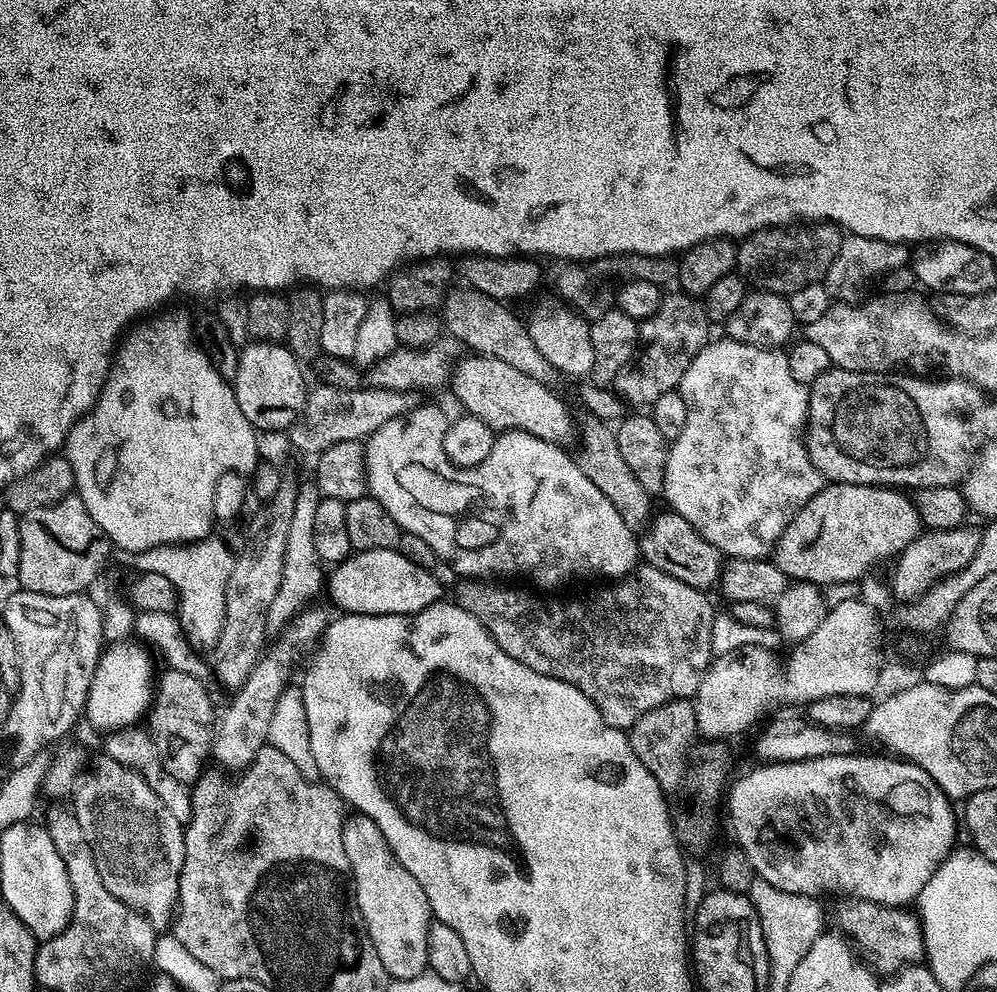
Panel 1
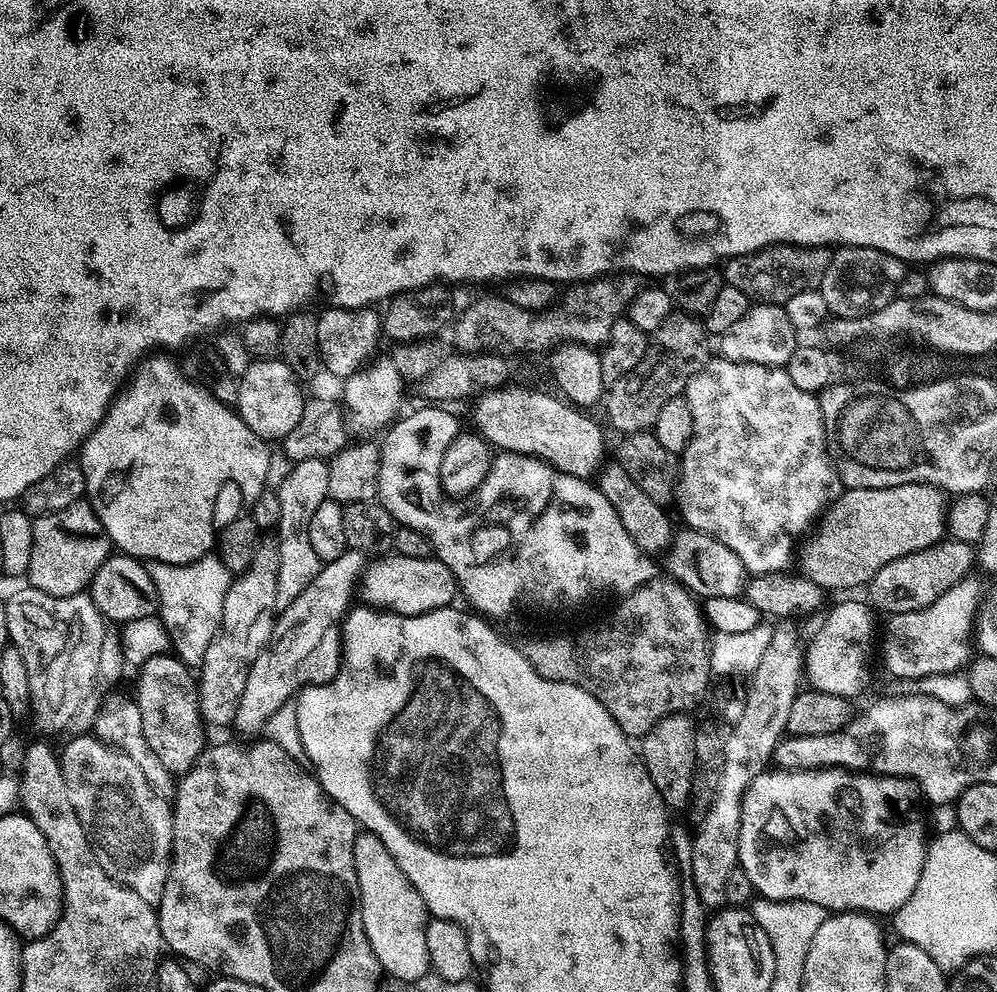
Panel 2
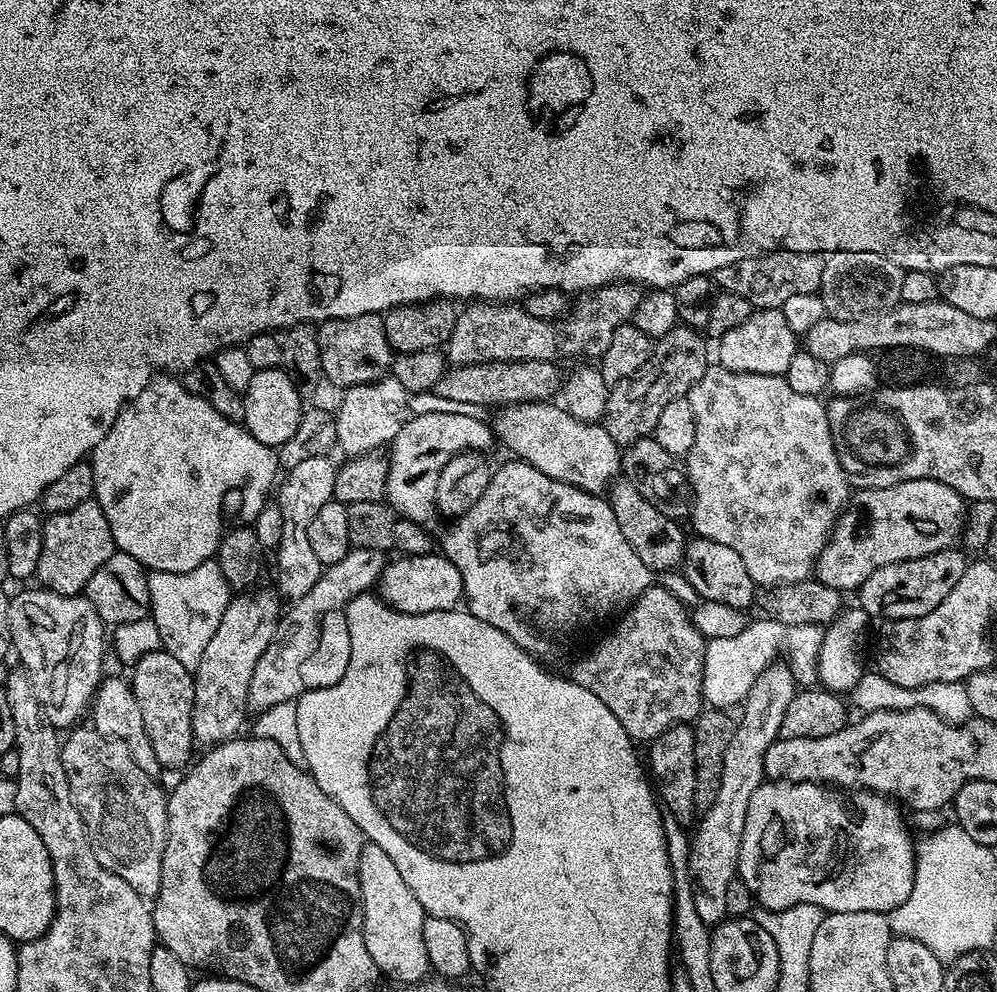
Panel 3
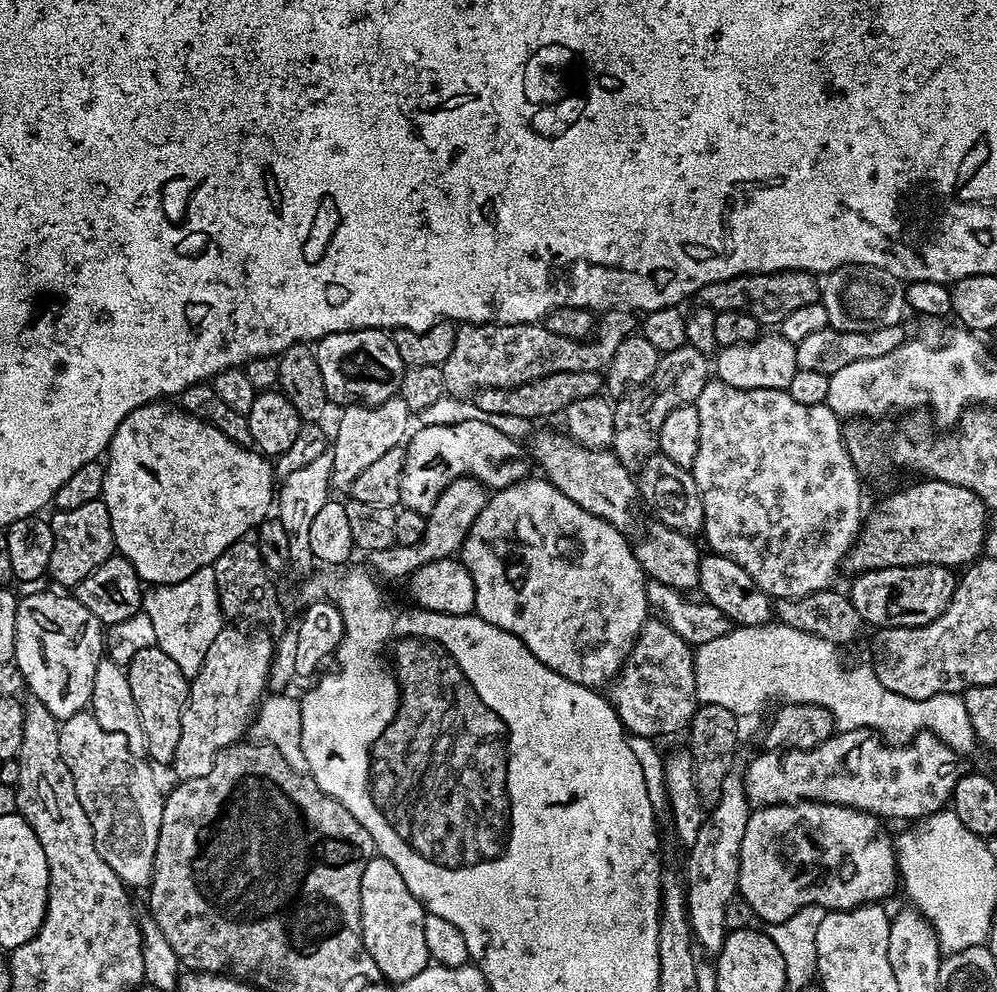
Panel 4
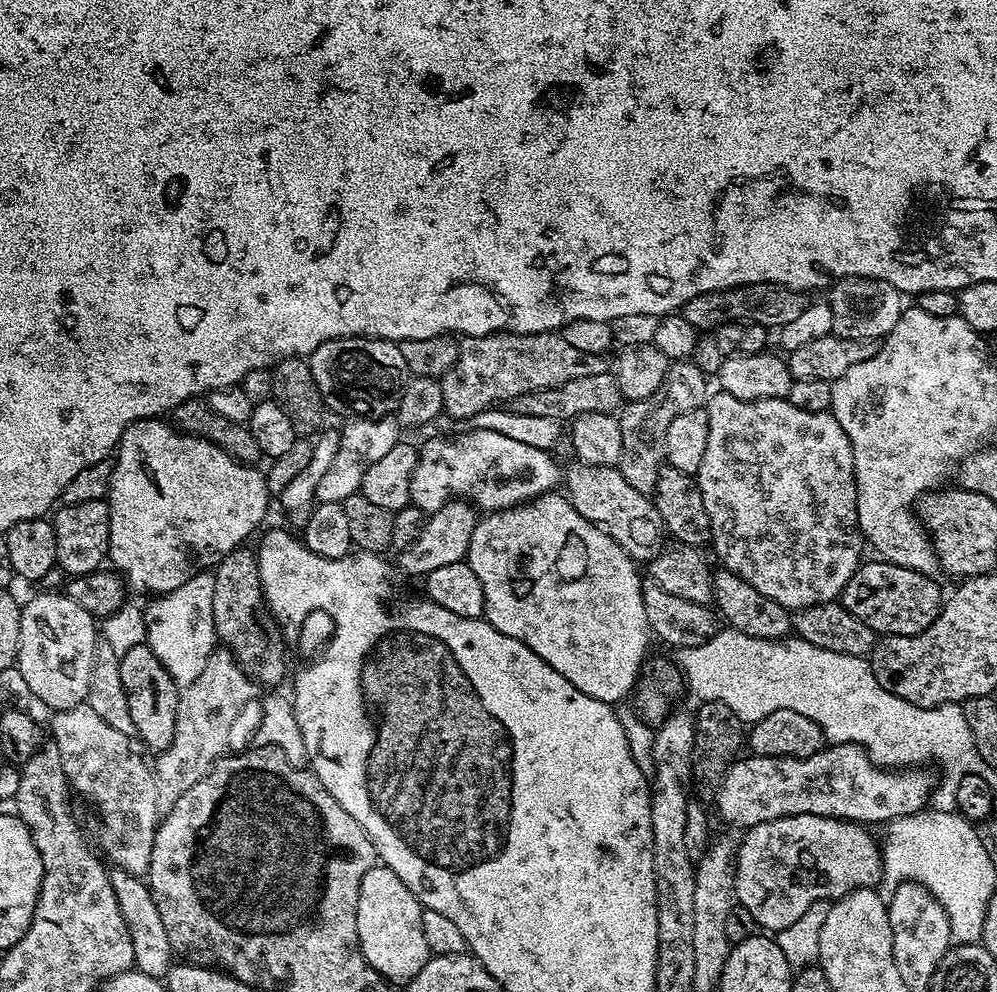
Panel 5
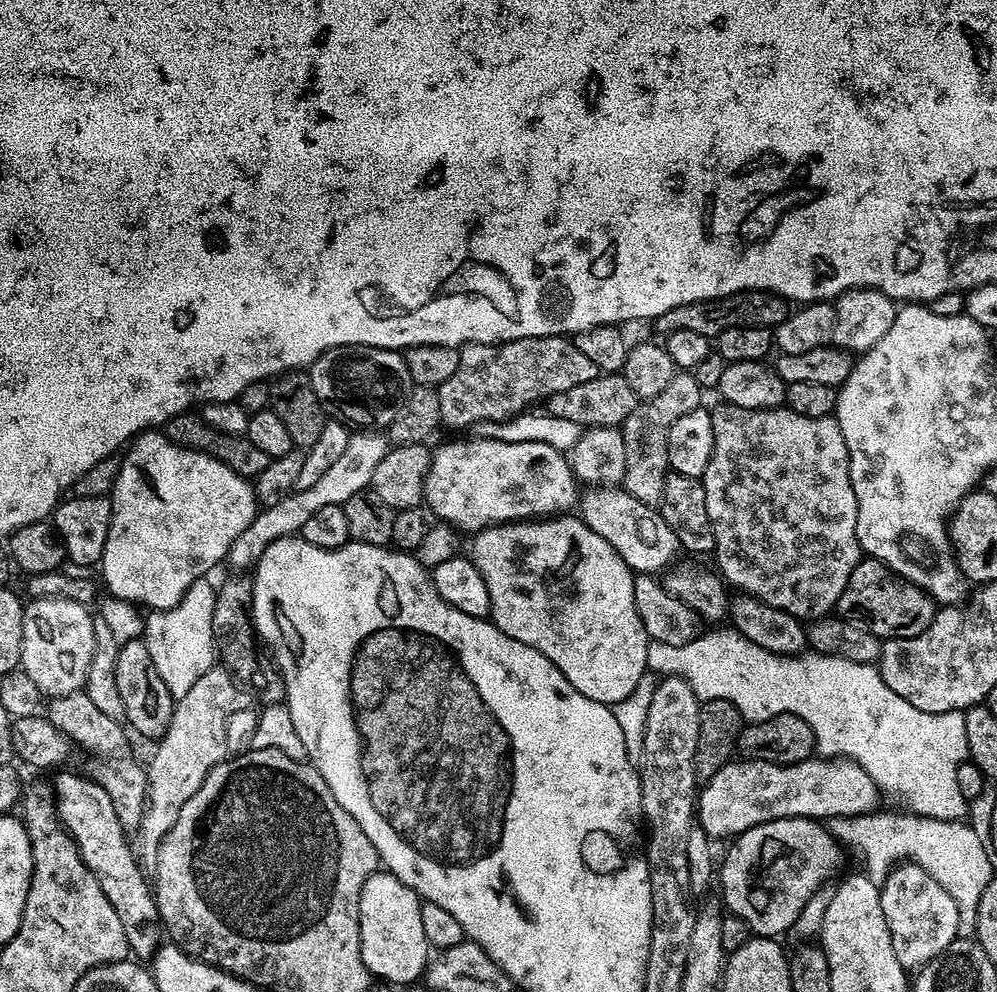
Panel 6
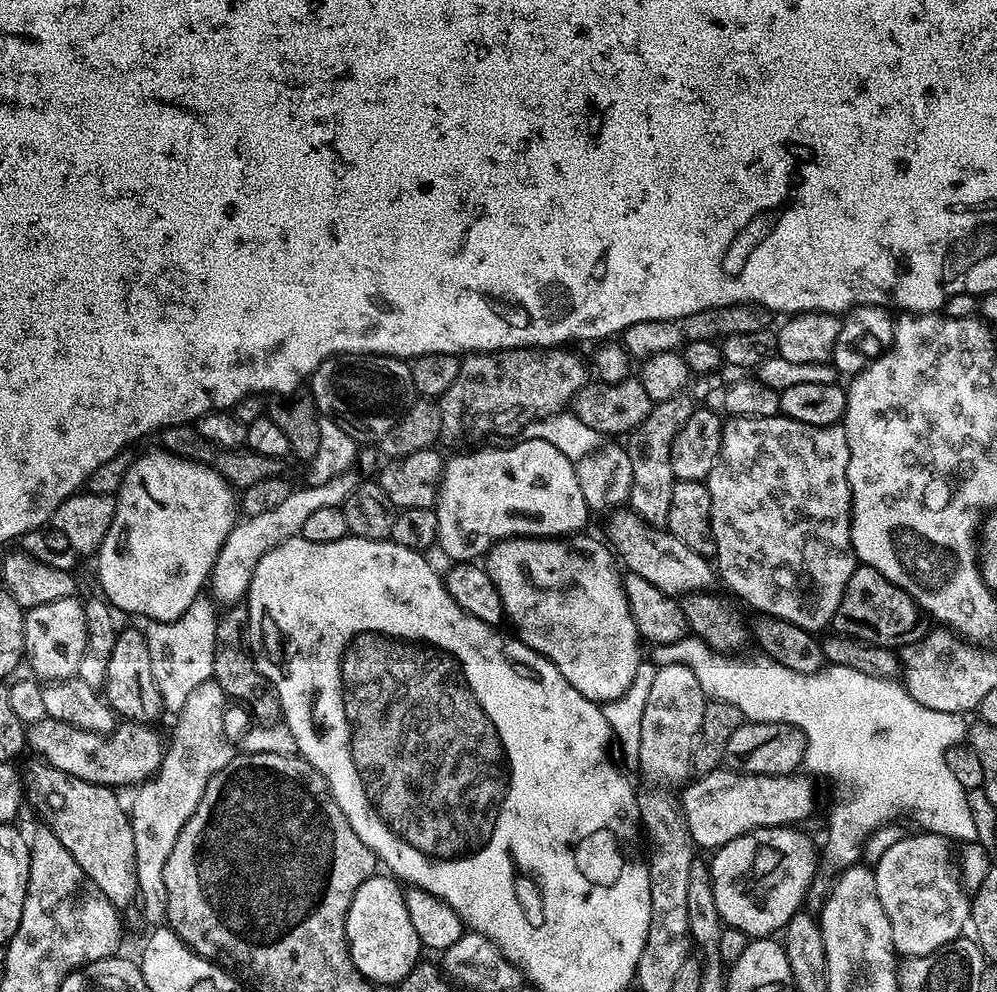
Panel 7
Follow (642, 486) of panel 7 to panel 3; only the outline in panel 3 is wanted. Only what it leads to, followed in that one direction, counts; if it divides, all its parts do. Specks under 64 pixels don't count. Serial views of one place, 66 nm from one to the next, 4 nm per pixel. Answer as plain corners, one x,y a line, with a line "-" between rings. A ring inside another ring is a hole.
678,326
670,334
655,341
652,356
641,372
629,380
611,385
608,389
608,411
602,421
610,438
619,446
627,446
652,436
658,426
658,414
674,398
687,396
710,367
705,337
697,329

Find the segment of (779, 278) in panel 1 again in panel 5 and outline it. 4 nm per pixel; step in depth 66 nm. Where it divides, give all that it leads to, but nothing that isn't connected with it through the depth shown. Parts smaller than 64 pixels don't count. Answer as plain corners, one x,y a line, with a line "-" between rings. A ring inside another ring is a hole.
743,284
737,288
727,288
721,292
707,292
685,302
682,315
690,326
697,330
715,330
726,320
748,320
752,324
761,324
769,330
778,330
786,326
806,310
809,297
802,292
781,288
775,284

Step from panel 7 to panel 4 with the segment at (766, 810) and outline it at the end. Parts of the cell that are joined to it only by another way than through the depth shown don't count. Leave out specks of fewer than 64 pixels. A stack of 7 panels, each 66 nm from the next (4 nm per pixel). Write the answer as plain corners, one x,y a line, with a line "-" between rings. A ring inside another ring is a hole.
859,728
849,732
837,731
826,742
810,750
797,748
770,748
760,753
742,772
748,803
752,806
794,804
798,800
817,800
819,804
841,804
847,808
860,808
863,812
881,818
893,816
896,820
916,822
941,811
951,801
952,791
962,775
958,753
932,732
919,732
907,744
890,744
877,733

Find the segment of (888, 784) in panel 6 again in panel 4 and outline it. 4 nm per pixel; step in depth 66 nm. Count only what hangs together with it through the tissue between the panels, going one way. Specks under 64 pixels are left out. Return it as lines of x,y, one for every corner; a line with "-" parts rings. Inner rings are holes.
779,622
745,628
736,626
732,631
722,634
722,638
714,638
714,642
706,642
695,649
696,699
700,704
726,706
726,710
733,712
737,718
754,715
771,700
786,704
813,704
828,708
837,729
841,732
867,728
879,734
887,743
894,745
909,743
919,732
932,732
958,754
964,754
972,747
977,747
978,741
970,726
970,714
966,714
963,695
947,692
934,694
925,700
915,700
902,694
894,694
894,690
886,690
886,686
878,682
871,663
864,662
854,665
853,668
847,668
840,661
839,652
841,651
837,645
830,643
826,638
794,630
794,626
786,626

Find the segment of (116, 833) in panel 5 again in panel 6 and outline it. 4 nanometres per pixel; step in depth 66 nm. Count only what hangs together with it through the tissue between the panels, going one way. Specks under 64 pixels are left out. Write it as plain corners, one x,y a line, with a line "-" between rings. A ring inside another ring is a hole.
82,690
65,696
51,697
46,704
46,715
49,722
75,747
77,744
78,747
93,752
100,759
100,764
94,765
92,772
90,771
91,779
100,784
102,790
106,790
106,794
110,794
114,810
118,810
118,818
124,829
139,829
148,794
148,773
143,763
136,764
131,750
127,748
129,733
125,725
102,714
102,710
98,710
98,706
94,706
94,702
90,702
90,698

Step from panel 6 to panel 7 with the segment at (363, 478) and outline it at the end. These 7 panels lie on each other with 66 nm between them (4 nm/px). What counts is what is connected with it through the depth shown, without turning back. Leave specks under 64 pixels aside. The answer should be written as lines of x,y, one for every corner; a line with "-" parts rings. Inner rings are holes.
349,470
342,476
335,476
325,484
303,486
304,488
293,487
279,506
273,506
271,510
237,522
230,530
226,542
222,542
222,550
218,550
218,558
214,562
210,577
210,592
211,588
213,592
211,595
221,605
223,605
222,603
224,606
239,605
247,597
248,587
254,578
254,570
262,557
270,550
274,550
274,546
299,536
302,526
306,522
306,517
309,514
314,514
314,510
318,510
321,506
341,507
344,499
357,486
358,477
354,473
355,471

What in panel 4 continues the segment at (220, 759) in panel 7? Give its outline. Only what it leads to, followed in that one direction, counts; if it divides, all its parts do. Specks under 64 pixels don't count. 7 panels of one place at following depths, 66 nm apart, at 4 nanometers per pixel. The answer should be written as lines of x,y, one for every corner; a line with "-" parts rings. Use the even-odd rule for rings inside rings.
226,626
214,638
206,658
202,658
202,670
191,677
188,700
182,710
182,738
178,738
178,750
170,771
177,781
202,778
210,774
214,758
223,748
245,735
250,721
266,692
268,667
272,665
273,639
262,630
252,630
247,636
243,627

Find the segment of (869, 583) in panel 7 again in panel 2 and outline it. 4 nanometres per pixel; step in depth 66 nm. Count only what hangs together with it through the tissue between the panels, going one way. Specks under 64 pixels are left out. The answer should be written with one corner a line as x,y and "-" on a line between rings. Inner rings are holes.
945,538
912,554
894,558
894,562
886,562
886,566
882,566
878,574
874,574
866,592
872,595
871,607
880,612
884,611
884,614
922,610
942,598
942,594
946,594
950,586
948,576
963,577
975,564
976,548
971,543

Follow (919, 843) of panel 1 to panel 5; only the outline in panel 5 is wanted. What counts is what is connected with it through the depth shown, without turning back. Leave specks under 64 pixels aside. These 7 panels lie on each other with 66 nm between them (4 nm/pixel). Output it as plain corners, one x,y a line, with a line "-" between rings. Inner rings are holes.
818,814
755,824
738,844
735,899
750,910
757,926
775,934
798,922
814,902
835,902
855,888
879,885
884,870
882,848
868,832
865,825

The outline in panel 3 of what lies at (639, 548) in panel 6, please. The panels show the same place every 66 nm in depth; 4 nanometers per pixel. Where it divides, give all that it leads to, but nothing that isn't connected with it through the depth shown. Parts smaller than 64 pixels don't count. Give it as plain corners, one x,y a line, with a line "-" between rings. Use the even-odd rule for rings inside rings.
549,401
508,404
499,412
494,420
494,432
511,451
509,453
548,477
592,495
605,493
612,481
619,477
622,452
603,425
583,423
561,405

